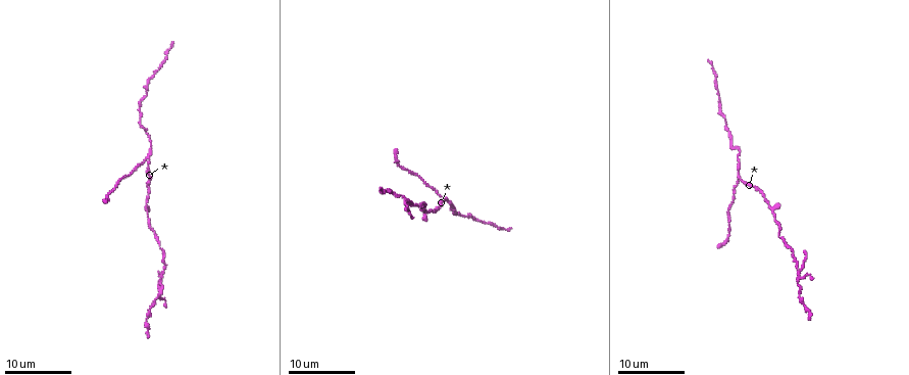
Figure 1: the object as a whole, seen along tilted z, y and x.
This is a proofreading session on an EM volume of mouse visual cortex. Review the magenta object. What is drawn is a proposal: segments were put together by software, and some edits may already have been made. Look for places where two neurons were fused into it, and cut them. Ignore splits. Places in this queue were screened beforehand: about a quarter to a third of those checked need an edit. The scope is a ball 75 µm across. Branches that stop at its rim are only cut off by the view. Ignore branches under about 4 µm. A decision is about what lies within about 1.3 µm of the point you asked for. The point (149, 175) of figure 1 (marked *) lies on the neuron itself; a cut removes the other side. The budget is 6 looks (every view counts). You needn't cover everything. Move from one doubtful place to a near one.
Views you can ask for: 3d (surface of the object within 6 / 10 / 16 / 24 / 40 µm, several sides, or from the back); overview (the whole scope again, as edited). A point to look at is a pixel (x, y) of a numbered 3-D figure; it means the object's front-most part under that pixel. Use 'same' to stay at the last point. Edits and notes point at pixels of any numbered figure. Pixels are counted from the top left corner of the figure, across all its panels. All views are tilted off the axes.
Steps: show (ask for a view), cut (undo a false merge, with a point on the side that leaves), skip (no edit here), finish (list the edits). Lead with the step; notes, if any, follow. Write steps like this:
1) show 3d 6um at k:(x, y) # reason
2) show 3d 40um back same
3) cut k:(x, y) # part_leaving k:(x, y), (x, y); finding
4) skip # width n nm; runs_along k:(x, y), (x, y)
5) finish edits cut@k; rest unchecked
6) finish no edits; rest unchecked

show 3d 16um at 1:(163, 287) # thick turns thin

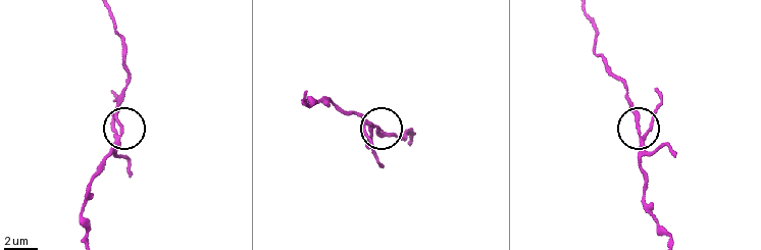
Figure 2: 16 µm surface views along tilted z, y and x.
show 3d 10um at 2:(640, 125)

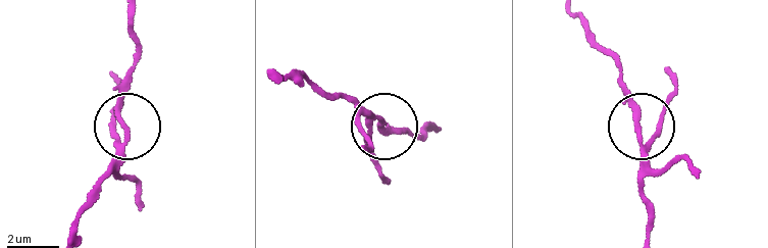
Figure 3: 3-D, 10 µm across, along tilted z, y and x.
cut 3:(100, 186) # width 190 nm; part_leaving 3:(117, 153), (75, 237); two neurons meet here

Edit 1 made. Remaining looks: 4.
show 3d 16um at 1:(148, 213)

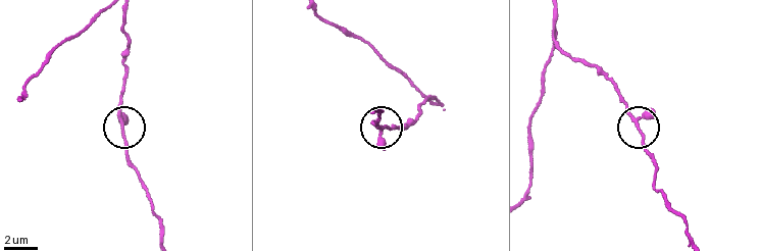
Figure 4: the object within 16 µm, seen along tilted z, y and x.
show 3d 6um at 4:(638, 130)

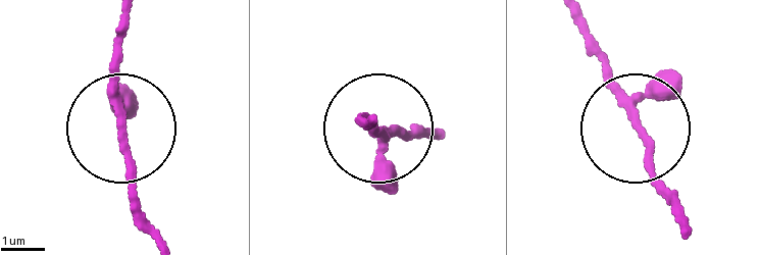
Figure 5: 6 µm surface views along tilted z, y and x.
skip # width 140 nm; runs_along 5:(128, 16), (113, 67), (141, 226); continuous, no second neuron

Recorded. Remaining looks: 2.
show 3d 16um at 1:(147, 160) # arms part here

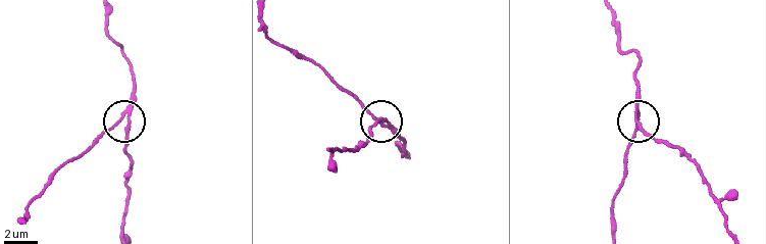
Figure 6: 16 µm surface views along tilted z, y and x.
show 3d 6um at 6:(121, 117)

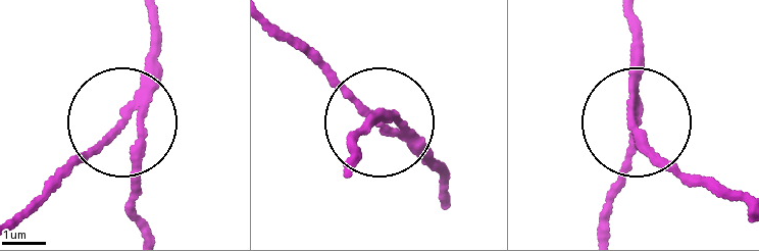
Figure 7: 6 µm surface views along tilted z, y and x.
cut 7:(86, 154) # width 170 nm; part_leaving 7:(121, 122), (17, 226); a second neuron is stuck on

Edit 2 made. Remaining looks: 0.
finish edits cut@3, cut@7; rest unchecked

